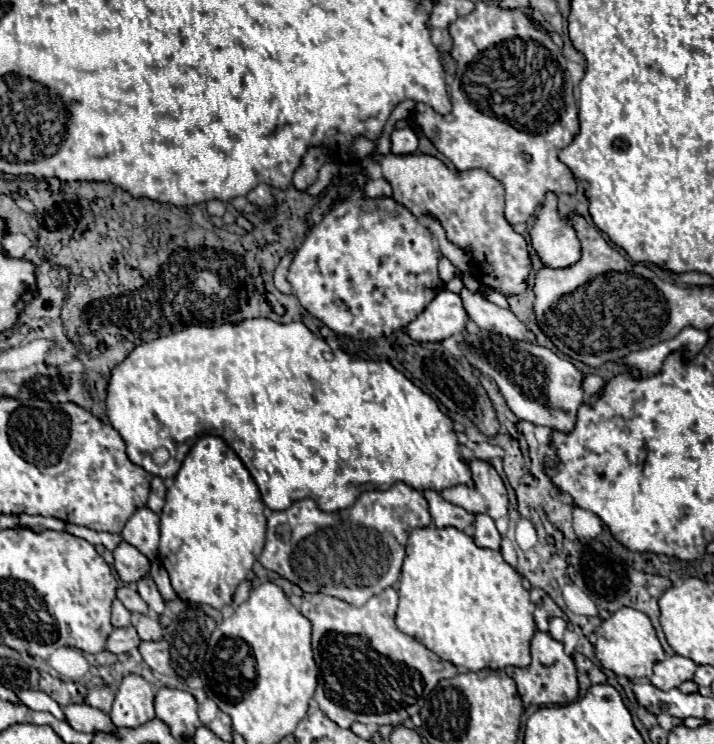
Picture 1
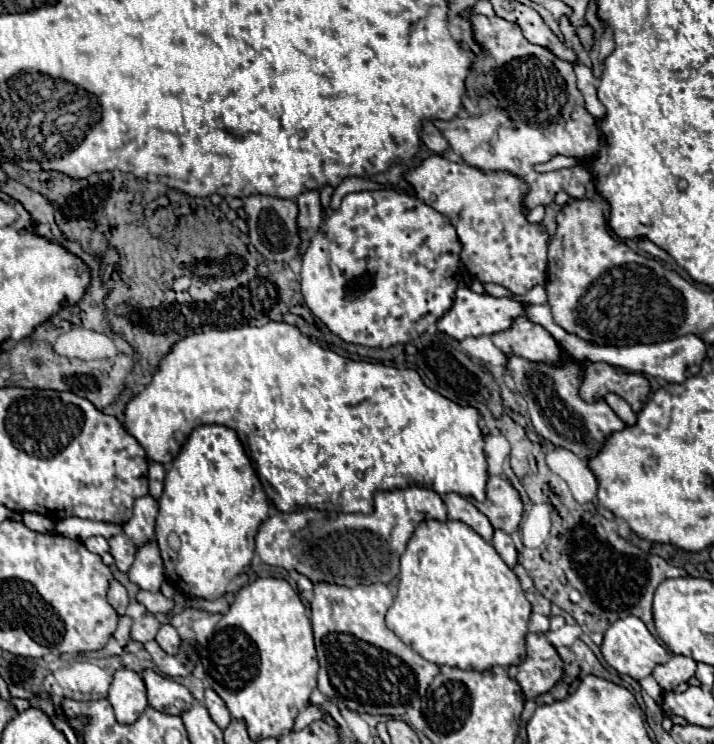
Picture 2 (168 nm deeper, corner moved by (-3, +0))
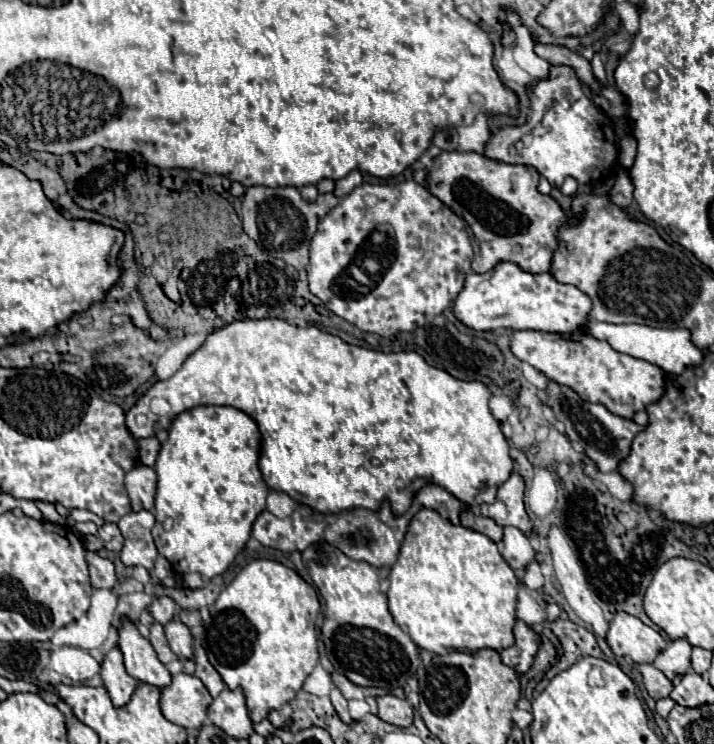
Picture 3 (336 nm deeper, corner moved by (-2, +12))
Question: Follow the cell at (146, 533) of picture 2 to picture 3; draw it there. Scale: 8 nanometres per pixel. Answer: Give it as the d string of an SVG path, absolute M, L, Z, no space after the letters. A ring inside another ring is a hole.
M138 464L138 468L126 474L126 490L132 500L132 512L154 510L156 496L156 472L154 468L146 468Z

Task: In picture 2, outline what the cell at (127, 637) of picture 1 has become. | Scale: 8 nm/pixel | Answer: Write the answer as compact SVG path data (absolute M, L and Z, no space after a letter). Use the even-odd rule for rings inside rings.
M145 614L141 622L135 622L131 628L131 638L137 642L149 642L155 638L155 632L159 630L159 618L153 614Z

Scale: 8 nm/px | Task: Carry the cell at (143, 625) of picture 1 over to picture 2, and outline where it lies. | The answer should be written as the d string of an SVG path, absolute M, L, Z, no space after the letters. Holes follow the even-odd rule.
M163 624L157 632L157 644L167 652L167 654L175 654L179 652L179 644L181 644L181 638L177 634L177 630L171 626L171 624Z

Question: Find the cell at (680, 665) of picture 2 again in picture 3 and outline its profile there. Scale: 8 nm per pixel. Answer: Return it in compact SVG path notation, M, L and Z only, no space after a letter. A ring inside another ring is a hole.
M672 640L668 648L656 656L654 666L664 672L666 678L674 680L676 676L682 676L690 670L690 656L692 646L688 644L688 640Z

